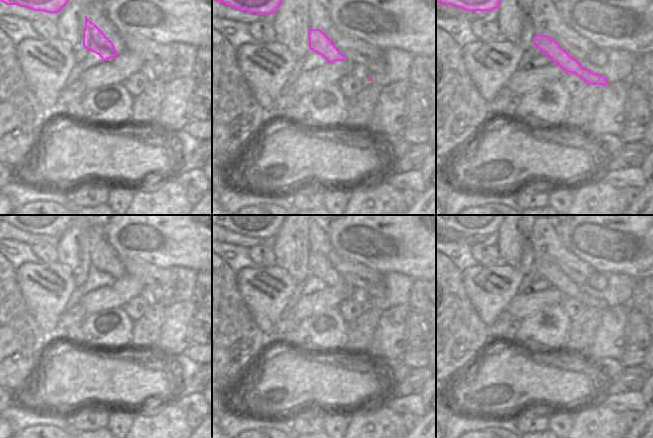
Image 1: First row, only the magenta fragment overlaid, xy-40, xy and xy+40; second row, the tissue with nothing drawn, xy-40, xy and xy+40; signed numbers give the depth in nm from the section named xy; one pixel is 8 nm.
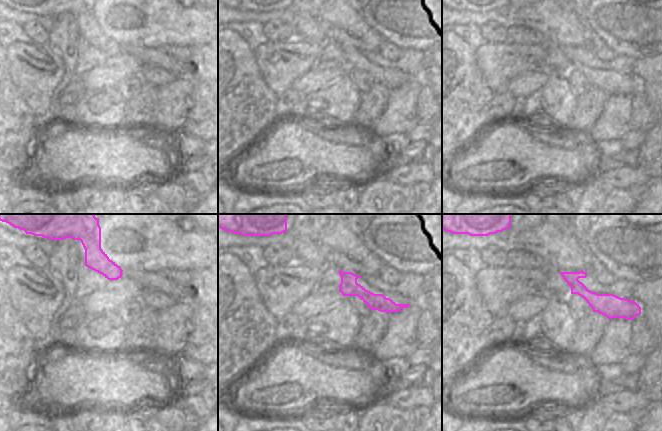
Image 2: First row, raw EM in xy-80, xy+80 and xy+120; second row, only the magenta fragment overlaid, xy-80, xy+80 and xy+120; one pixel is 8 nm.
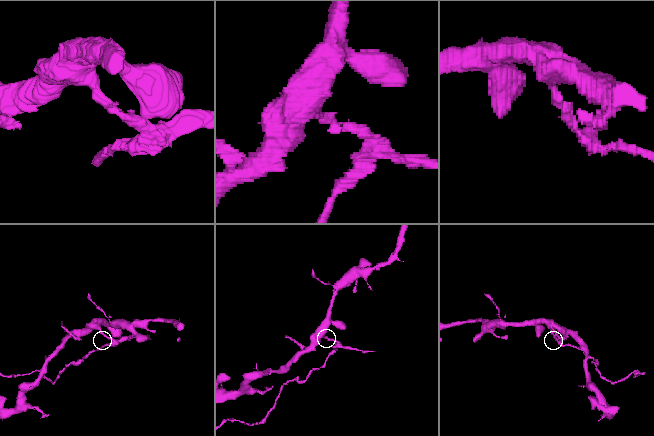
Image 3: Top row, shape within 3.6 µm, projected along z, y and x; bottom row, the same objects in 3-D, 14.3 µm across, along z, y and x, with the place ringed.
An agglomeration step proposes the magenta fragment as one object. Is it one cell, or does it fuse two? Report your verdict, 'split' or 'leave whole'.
split

